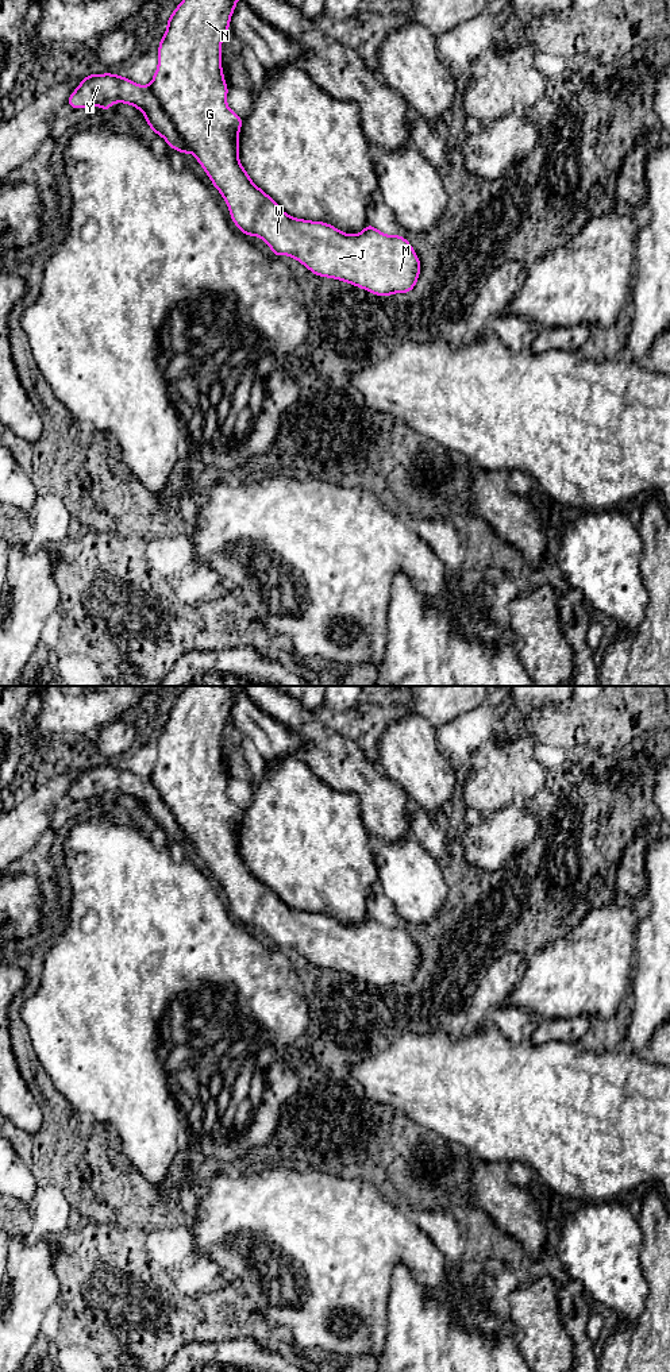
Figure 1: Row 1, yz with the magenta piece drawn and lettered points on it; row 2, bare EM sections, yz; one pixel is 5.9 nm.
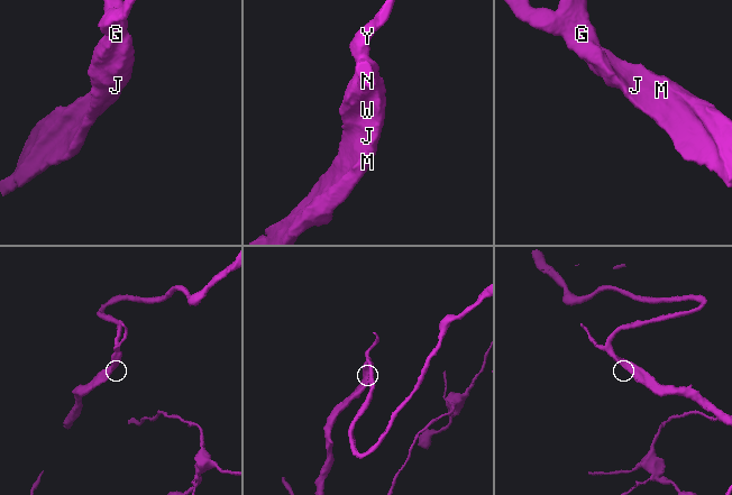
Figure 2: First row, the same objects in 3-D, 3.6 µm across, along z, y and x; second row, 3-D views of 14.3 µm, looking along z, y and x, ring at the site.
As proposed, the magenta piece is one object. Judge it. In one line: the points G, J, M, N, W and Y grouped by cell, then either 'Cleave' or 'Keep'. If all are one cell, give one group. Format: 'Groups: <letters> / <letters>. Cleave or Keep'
Groups: G J M N W Y. Keep

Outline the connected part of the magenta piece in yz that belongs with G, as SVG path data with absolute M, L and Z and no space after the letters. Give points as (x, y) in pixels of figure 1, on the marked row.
M182 0L166 23L168 30L158 47L158 68L150 85L138 85L119 74L89 74L69 96L74 109L99 105L103 111L113 103L138 108L154 134L161 135L168 147L182 155L192 153L212 185L228 205L238 230L247 236L261 238L273 255L288 255L303 263L311 273L349 282L385 297L411 292L419 278L421 265L401 235L386 235L367 224L357 235L344 234L323 221L296 219L259 189L239 161L239 131L243 120L227 105L228 88L222 70L222 43L238 0Z

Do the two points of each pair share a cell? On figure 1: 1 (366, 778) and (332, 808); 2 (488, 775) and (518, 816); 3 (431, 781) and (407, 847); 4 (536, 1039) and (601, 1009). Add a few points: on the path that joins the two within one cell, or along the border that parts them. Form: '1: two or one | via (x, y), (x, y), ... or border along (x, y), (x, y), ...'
1: two | border along (320, 779), (335, 790), (349, 793), (364, 823)
2: two | border along (523, 802), (508, 804), (482, 817)
3: two | border along (411, 835), (432, 858)
4: two | border along (557, 1018), (573, 1018), (586, 1014), (595, 1022)

